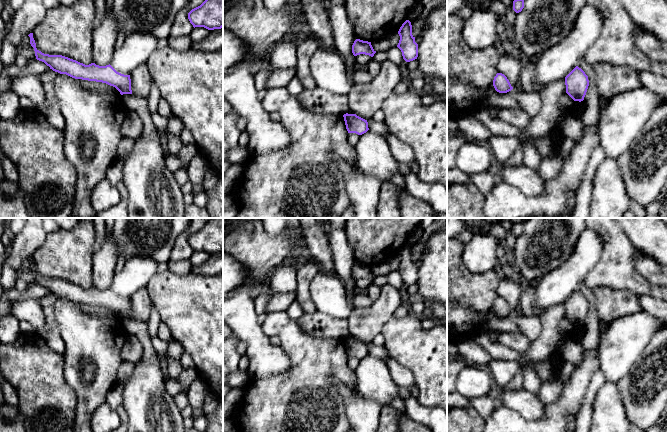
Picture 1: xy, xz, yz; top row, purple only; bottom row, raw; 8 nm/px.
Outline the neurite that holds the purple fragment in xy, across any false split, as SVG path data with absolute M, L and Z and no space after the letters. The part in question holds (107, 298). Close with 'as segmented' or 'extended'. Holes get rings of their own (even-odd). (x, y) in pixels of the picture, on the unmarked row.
M33 257L28 259L34 272L36 283L44 286L55 296L66 298L75 303L106 307L115 311L121 319L132 318L130 299L117 296L110 288L99 290L95 287L85 289L62 279L44 278L36 272Z | as segmented

